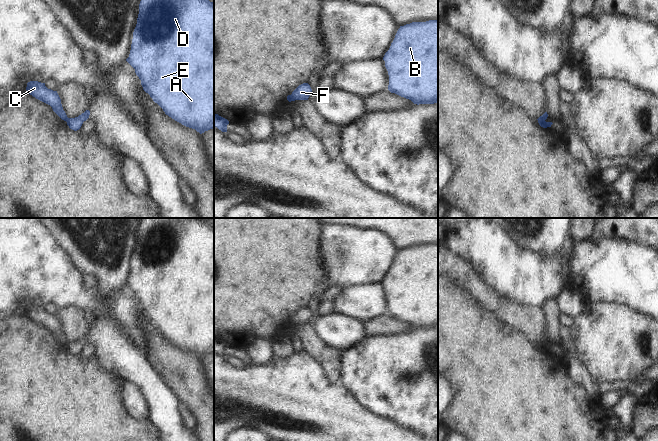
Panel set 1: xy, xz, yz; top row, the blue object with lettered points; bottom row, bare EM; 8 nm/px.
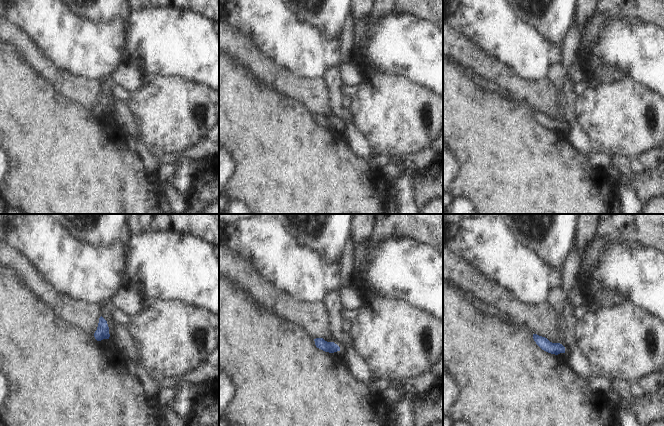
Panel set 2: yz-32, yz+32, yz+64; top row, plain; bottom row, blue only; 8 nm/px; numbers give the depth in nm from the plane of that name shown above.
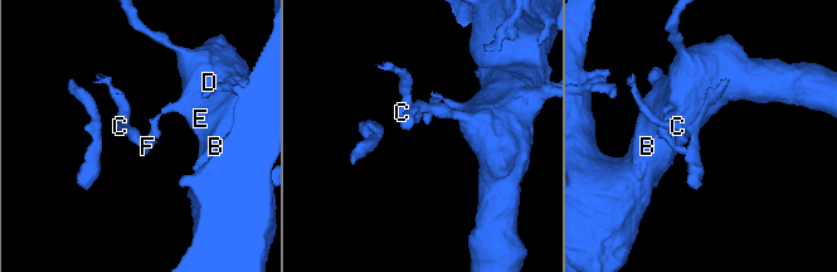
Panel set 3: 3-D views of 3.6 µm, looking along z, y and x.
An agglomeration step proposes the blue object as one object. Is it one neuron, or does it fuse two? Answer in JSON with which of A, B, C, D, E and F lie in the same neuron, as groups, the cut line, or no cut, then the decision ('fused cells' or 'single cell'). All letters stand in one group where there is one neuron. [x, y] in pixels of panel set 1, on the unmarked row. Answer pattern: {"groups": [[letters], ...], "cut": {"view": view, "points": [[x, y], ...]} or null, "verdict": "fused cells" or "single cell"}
{"groups": [["A", "B", "D", "E", "F"], ["C"]], "cut": {"view": "xy", "points": [[68, 342], [65, 344]]}, "verdict": "fused cells"}

